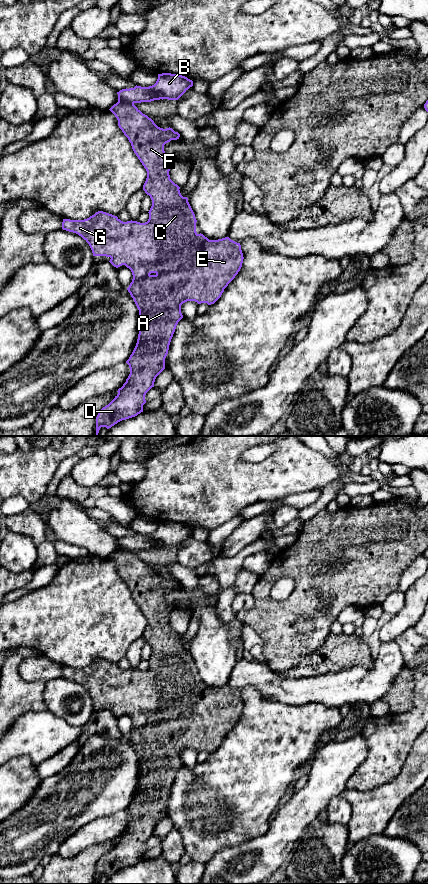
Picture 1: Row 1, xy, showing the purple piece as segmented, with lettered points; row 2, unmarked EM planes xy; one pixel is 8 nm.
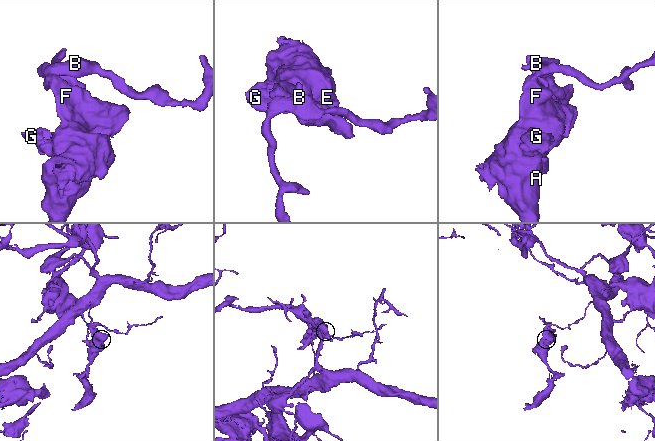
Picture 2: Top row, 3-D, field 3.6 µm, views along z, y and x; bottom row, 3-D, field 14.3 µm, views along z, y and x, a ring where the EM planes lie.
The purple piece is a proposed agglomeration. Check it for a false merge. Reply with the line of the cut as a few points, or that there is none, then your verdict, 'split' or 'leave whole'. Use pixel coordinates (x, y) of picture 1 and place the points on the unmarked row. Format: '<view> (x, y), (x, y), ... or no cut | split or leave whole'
xy (118, 548), (133, 553) | split

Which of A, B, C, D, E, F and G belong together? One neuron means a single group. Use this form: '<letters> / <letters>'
A C D E F G / B

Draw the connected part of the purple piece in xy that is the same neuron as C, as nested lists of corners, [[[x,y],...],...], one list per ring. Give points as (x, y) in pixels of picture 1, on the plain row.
[[[117,550],[109,557],[117,566],[118,574],[128,586],[132,597],[147,619],[147,626],[143,638],[152,648],[149,667],[145,671],[137,669],[121,669],[117,664],[98,659],[84,668],[63,667],[62,677],[81,684],[90,694],[93,704],[110,705],[110,711],[118,716],[125,713],[132,720],[133,727],[127,736],[139,758],[139,782],[136,794],[126,811],[130,822],[126,830],[118,837],[118,842],[96,865],[96,883],[101,875],[111,876],[118,870],[137,864],[143,860],[146,851],[146,841],[154,835],[156,825],[165,817],[165,806],[178,770],[183,766],[181,753],[187,749],[198,752],[214,752],[224,740],[224,737],[235,726],[242,715],[243,701],[240,691],[225,685],[209,688],[203,682],[196,680],[195,662],[187,645],[180,641],[180,635],[169,623],[170,614],[174,610],[164,599],[164,593],[180,585],[172,576],[160,576],[147,563],[143,562],[135,553]]]

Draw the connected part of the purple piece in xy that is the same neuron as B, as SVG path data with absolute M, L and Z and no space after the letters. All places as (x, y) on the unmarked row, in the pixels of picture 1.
M171 521L158 522L156 531L149 535L135 534L122 537L118 542L118 549L135 552L154 548L178 548L190 535L193 529L182 523Z

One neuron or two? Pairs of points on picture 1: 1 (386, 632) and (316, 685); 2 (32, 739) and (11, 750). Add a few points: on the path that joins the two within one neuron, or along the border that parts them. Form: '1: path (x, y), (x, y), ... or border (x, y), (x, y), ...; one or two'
1: border (394, 640), (382, 643); two
2: path (27, 742), (16, 745); one

